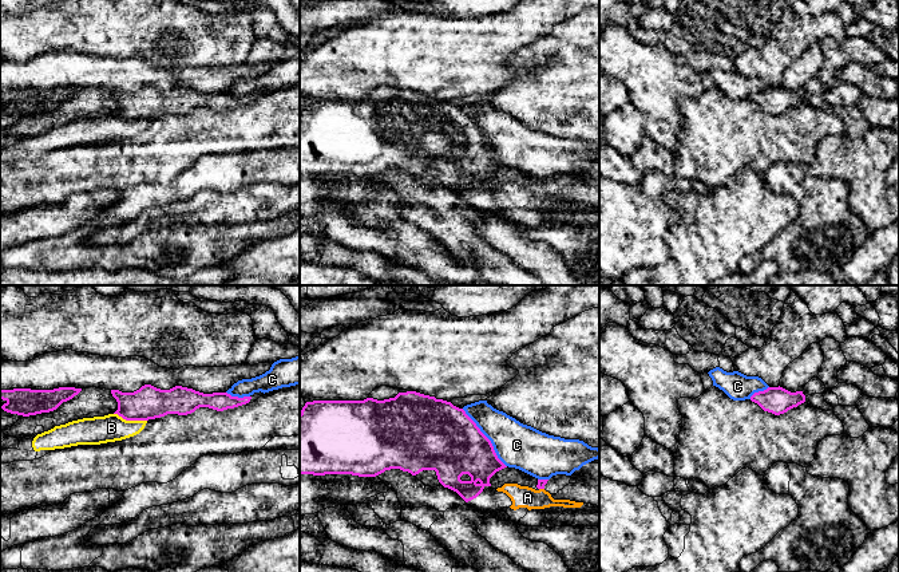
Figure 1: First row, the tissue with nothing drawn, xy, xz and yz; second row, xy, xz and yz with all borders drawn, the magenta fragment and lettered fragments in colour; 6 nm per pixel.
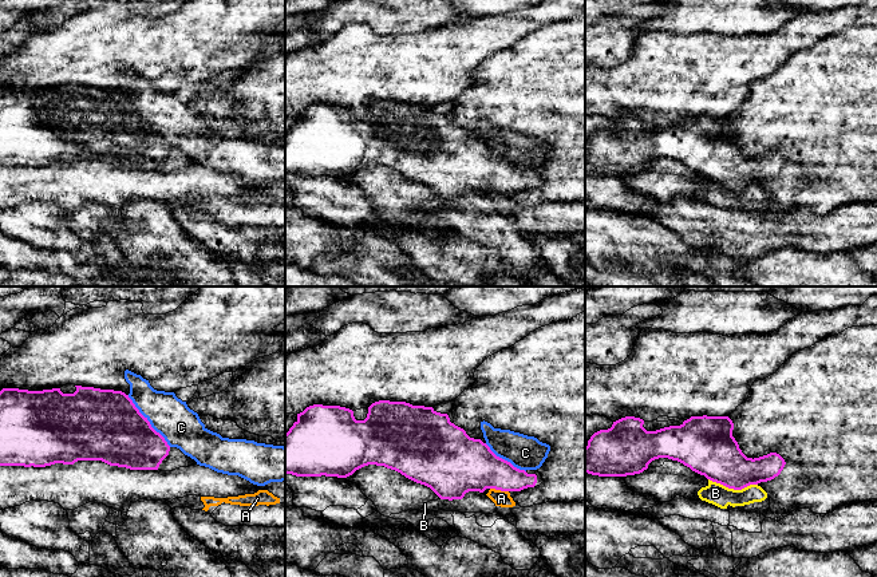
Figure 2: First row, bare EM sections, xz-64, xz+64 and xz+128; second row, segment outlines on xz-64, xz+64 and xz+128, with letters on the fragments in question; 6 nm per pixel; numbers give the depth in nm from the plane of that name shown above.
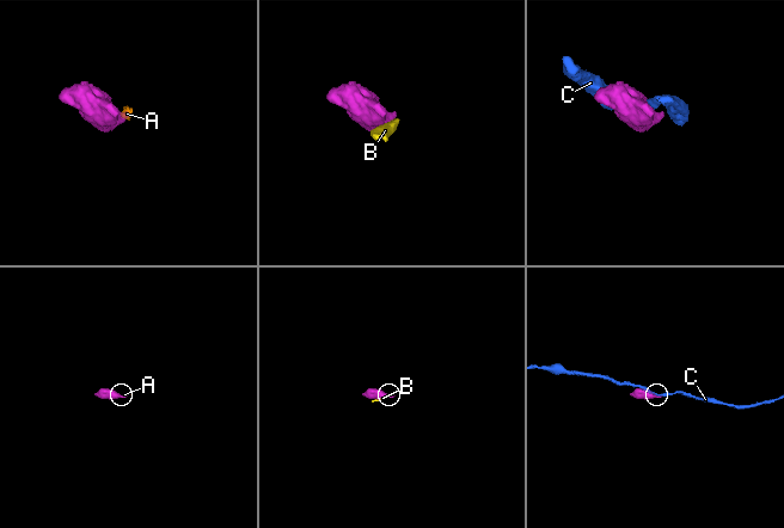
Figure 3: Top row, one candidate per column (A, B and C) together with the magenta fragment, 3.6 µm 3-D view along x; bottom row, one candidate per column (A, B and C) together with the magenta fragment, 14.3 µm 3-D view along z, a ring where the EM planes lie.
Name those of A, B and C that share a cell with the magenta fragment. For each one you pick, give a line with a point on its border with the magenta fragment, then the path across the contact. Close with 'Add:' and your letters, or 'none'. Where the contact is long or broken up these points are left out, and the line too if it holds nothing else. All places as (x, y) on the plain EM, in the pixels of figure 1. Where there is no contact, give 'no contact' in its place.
A: xz (542, 188) | across xz (541, 182), (542, 188), (533, 197), (527, 197)
Add: A

